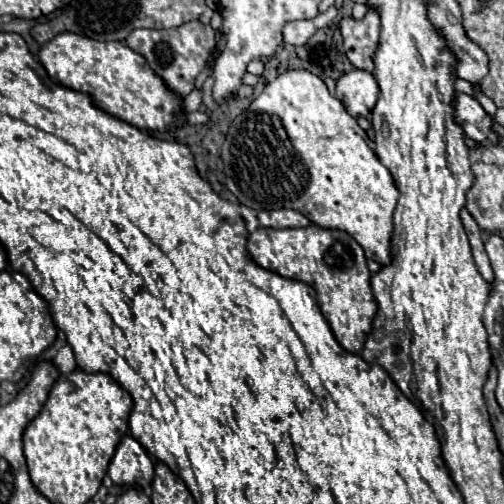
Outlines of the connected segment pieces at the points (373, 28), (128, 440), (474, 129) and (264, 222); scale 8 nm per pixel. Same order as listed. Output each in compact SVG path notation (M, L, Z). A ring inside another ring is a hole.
M366 13L362 21L354 21L352 17L340 21L340 31L344 37L344 51L350 63L358 69L372 71L374 63L370 61L370 53L374 53L374 45L378 43L378 17L374 13Z
M126 435L110 461L108 475L116 485L138 485L148 489L154 477L154 463L142 445L134 437Z
M456 93L454 107L456 107L454 117L456 117L458 125L462 125L464 135L478 143L486 141L486 137L492 131L492 117L482 109L482 105L470 95Z
M294 209L260 211L258 221L262 227L308 227L310 225L310 221Z

